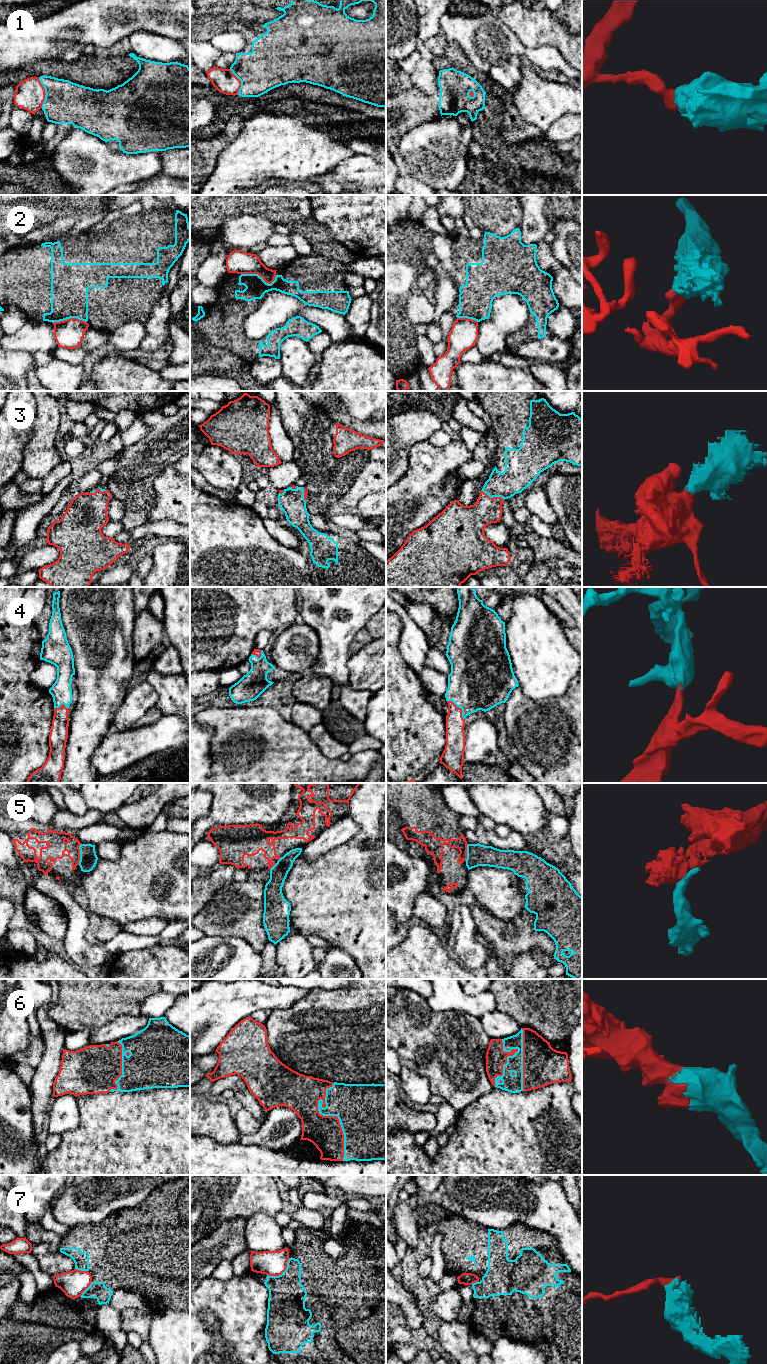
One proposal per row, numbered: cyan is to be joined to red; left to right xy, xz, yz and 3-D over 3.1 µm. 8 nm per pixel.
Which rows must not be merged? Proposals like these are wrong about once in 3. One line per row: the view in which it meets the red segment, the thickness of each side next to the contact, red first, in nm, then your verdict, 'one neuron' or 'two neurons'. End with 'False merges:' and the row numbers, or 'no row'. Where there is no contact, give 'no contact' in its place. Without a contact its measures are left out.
1: xy | 240/340 nm | two neurons
2: xz | 190/170 nm | two neurons
3: yz | 240/220 nm | one neuron
4: yz | 160/440 nm | one neuron
5: xy | 150/140 nm | two neurons
6: xz | 280/420 nm | one neuron
7: xz | 200/300 nm | two neurons
False merges: 1, 2, 5, 7

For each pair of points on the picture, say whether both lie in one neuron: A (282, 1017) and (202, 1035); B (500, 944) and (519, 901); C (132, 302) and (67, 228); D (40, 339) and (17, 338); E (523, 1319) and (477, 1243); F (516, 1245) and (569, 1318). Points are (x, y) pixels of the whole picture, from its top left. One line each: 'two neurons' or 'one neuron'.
A: two neurons
B: two neurons
C: two neurons
D: one neuron
E: one neuron
F: one neuron

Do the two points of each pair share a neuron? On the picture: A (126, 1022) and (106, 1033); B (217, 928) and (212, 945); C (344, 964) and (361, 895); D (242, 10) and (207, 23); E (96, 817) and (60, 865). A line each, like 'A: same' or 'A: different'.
A: same
B: different
C: different
D: same
E: different

